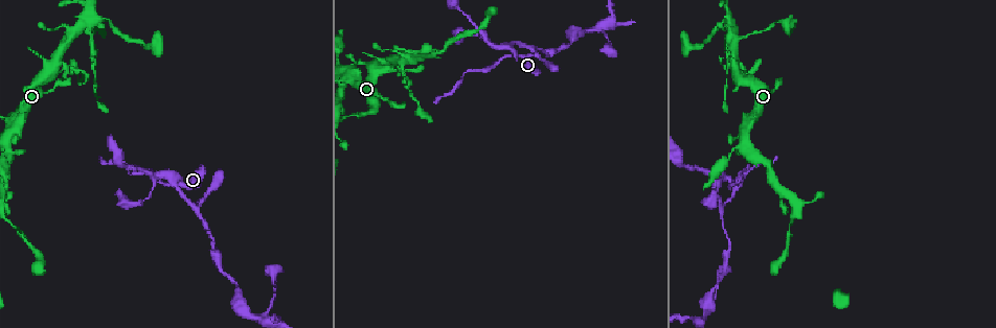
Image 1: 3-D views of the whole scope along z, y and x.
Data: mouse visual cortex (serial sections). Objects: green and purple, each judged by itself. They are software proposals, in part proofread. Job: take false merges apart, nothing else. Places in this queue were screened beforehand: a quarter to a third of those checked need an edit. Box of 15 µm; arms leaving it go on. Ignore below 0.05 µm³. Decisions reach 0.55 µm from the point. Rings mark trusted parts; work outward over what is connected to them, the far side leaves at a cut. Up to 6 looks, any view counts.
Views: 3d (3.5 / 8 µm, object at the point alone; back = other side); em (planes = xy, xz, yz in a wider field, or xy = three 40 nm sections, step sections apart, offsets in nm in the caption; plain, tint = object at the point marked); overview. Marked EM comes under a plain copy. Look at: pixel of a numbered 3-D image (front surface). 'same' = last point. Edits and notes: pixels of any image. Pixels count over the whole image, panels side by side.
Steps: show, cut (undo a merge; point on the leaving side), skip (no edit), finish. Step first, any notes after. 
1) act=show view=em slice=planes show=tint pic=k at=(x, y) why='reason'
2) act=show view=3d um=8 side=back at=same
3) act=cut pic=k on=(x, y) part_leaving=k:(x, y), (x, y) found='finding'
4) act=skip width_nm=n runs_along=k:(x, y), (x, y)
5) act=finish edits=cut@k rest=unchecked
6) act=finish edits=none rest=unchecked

act=show view=3d um=3.5 pic=1 at=(72, 74) why='abrupt turn'

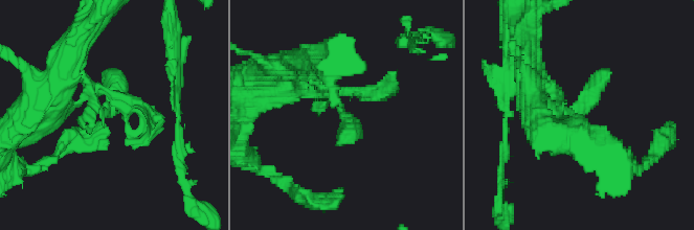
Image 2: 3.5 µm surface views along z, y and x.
act=show view=em slice=xy step=2 show=tint pic=2 at=(568, 109) why='shape alone is not enough'

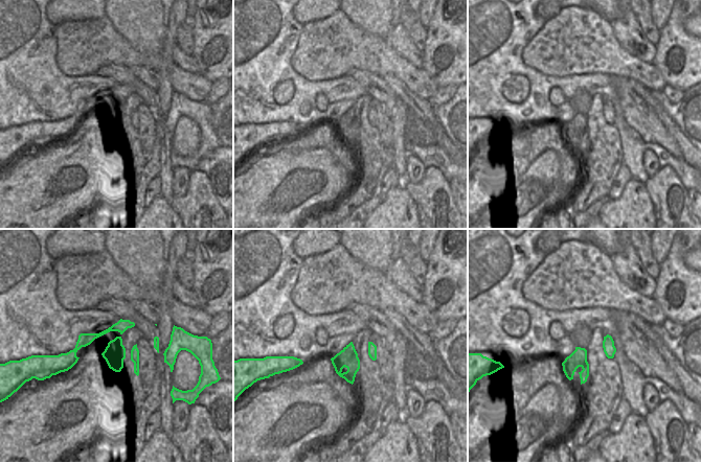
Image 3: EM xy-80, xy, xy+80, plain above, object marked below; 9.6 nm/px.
act=skip runs_along=2:(307, 70), (349, 120), (335, 144) found='one cell here'

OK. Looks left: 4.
act=show view=3d um=8 side=back pic=1 at=(178, 178) why='three arms meet'

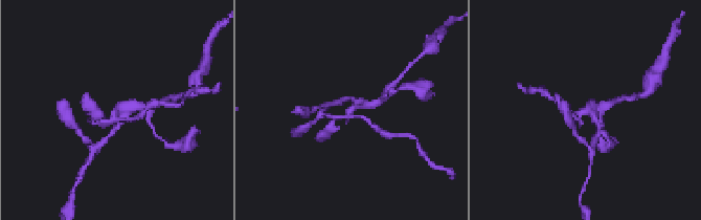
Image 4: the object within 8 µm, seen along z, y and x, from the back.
act=show view=em slice=xy step=2 show=tint pic=4 at=(589, 110) arms=3 arm_widths_nm=200,200,250

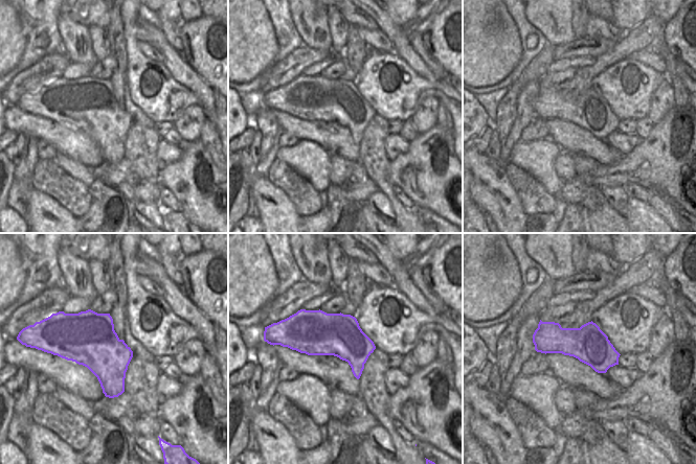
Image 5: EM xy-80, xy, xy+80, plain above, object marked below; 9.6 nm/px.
act=cut pic=4 on=(132, 109) found='a second cell is stuck on'

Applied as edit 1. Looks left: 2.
act=finish edits=cut@4 rest=unchecked

